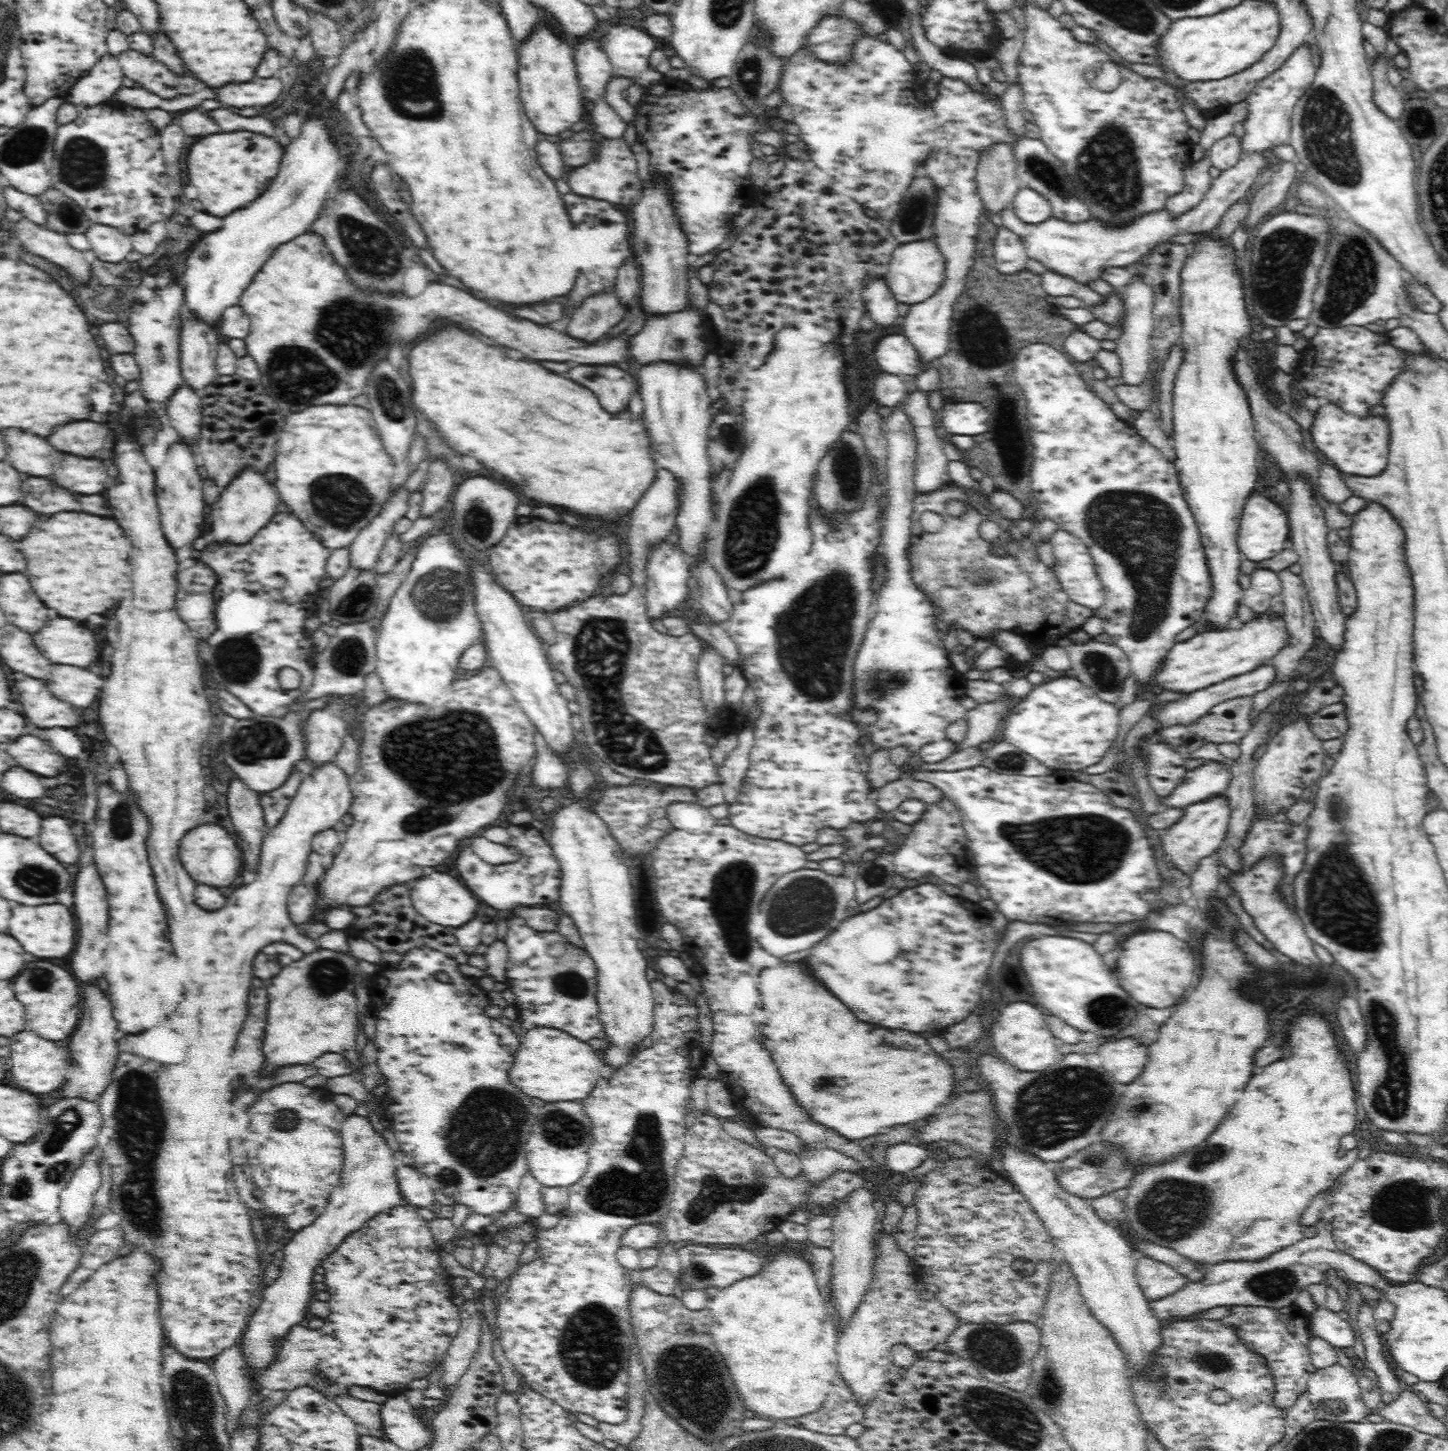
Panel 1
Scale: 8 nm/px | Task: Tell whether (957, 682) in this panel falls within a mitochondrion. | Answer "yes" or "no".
no

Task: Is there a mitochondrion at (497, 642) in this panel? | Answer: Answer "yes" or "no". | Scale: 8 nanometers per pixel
no

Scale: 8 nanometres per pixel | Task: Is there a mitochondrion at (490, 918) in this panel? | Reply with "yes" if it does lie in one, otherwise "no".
no

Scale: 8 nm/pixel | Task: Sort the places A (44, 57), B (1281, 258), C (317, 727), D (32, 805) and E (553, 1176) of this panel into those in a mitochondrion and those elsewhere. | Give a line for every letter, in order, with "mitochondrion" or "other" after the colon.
A: other
B: mitochondrion
C: other
D: other
E: other

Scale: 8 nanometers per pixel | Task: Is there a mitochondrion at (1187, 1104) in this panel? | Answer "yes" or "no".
no

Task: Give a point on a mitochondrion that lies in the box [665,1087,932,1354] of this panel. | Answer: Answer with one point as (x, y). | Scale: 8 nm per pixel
(715, 1191)

